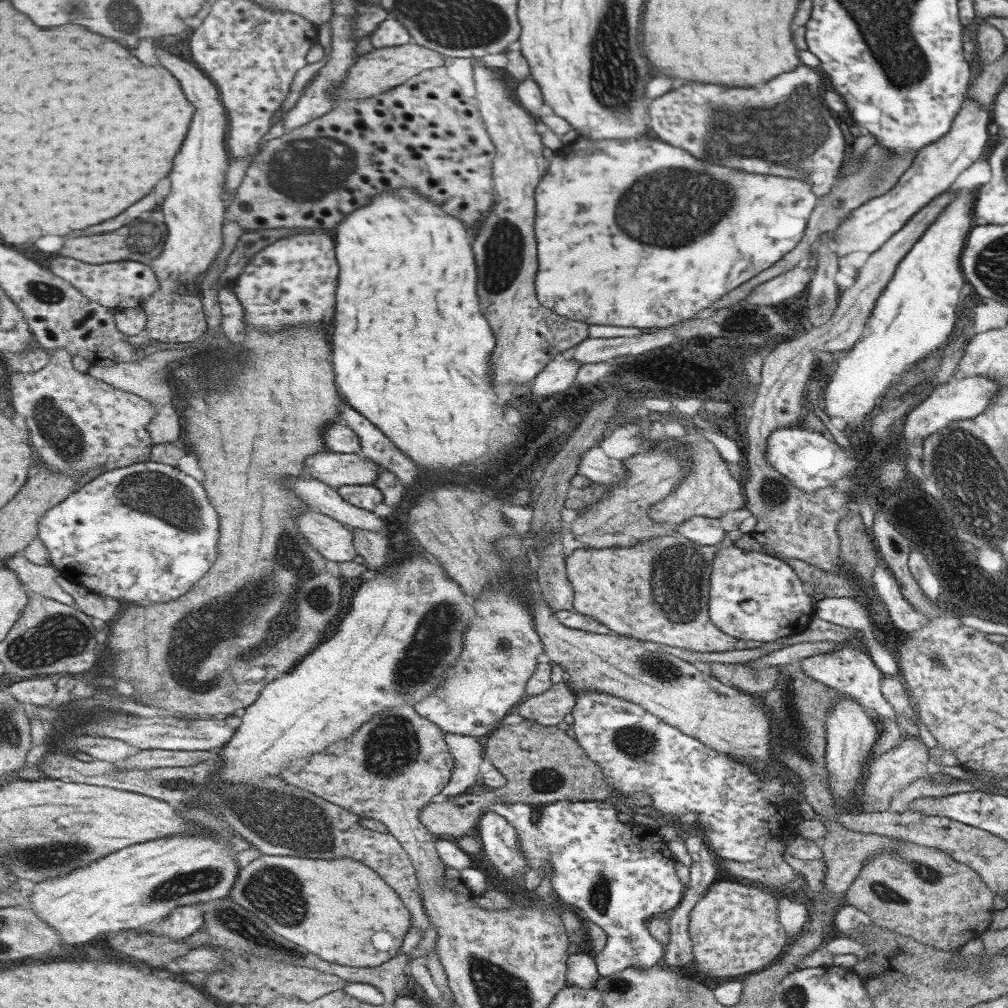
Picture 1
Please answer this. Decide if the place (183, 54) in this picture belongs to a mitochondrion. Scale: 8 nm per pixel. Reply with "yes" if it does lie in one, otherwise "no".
no

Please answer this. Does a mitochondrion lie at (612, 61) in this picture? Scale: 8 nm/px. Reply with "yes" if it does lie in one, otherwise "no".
yes

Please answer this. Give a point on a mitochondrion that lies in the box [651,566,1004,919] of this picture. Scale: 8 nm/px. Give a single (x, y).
(801, 744)

